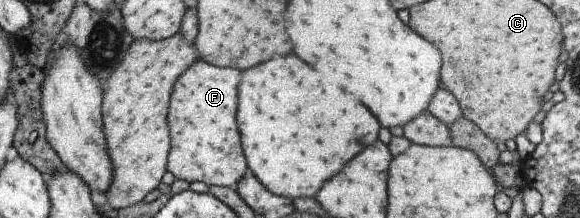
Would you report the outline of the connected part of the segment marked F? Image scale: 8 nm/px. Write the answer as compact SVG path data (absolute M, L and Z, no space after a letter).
M196 60L186 70L186 77L178 81L178 89L173 89L167 111L167 124L172 137L172 149L168 157L168 171L176 179L188 182L204 181L209 186L228 186L235 188L248 169L248 158L245 156L244 146L237 120L238 84L240 71L230 67L214 67L210 62Z

